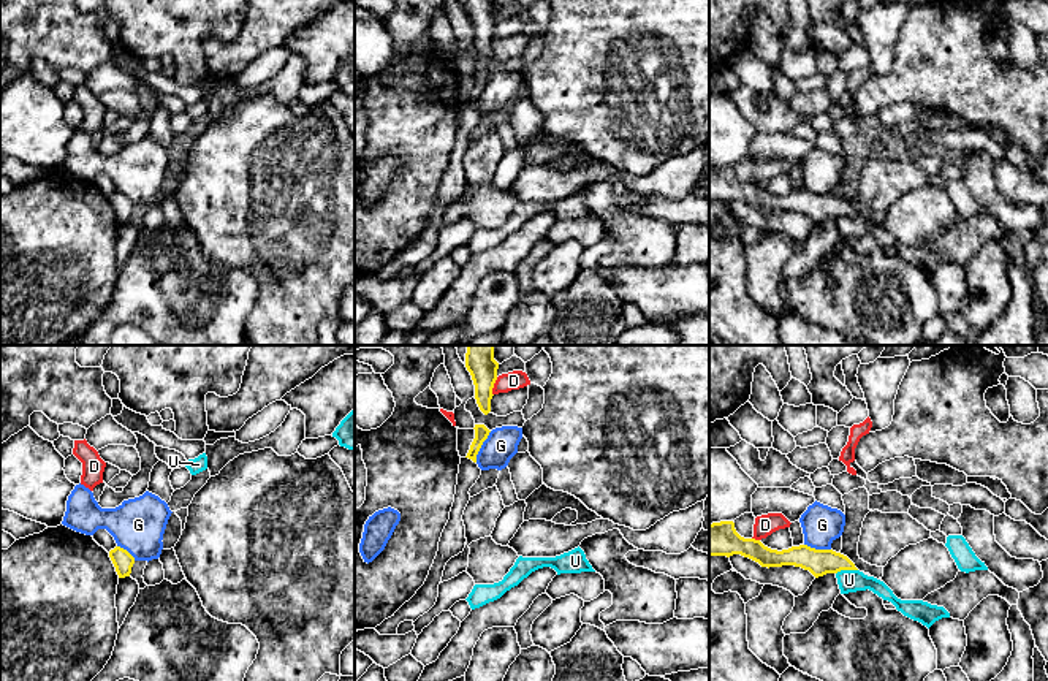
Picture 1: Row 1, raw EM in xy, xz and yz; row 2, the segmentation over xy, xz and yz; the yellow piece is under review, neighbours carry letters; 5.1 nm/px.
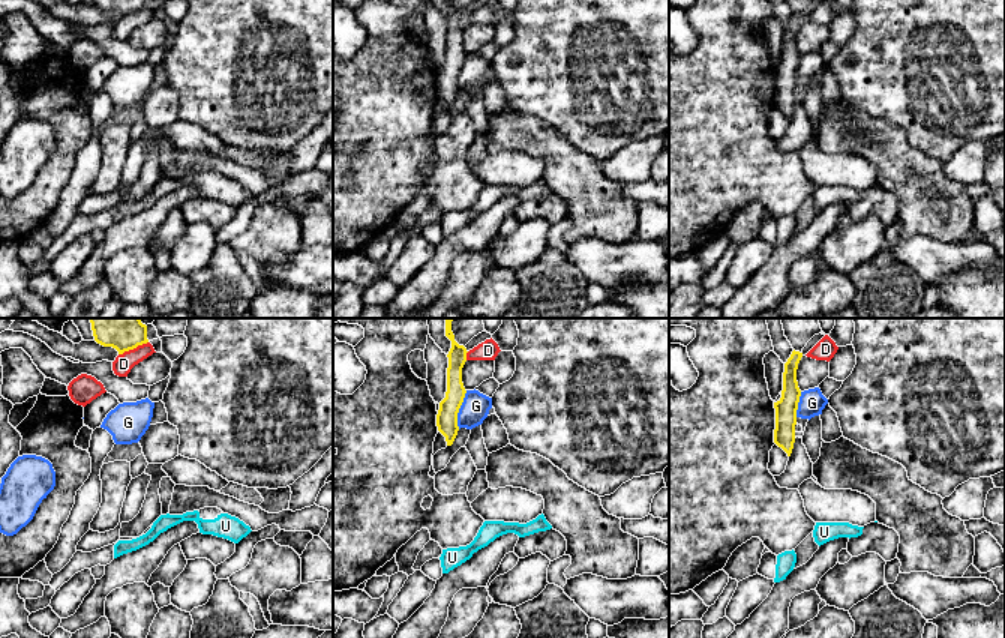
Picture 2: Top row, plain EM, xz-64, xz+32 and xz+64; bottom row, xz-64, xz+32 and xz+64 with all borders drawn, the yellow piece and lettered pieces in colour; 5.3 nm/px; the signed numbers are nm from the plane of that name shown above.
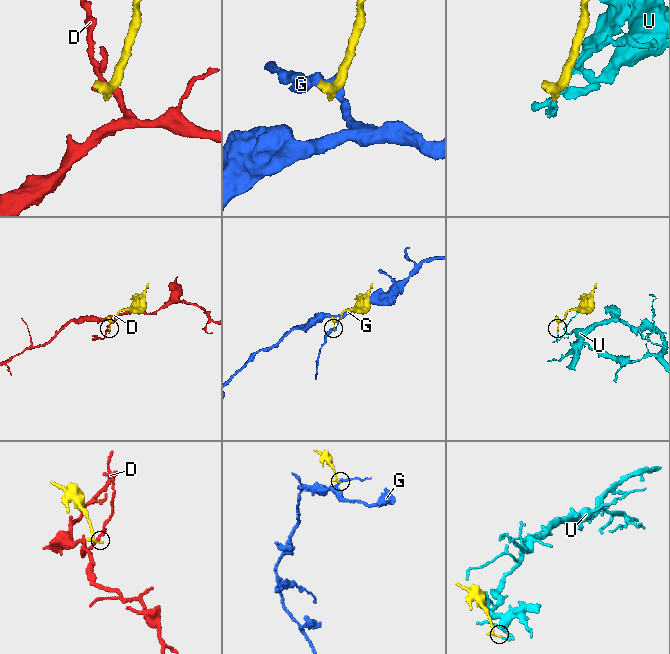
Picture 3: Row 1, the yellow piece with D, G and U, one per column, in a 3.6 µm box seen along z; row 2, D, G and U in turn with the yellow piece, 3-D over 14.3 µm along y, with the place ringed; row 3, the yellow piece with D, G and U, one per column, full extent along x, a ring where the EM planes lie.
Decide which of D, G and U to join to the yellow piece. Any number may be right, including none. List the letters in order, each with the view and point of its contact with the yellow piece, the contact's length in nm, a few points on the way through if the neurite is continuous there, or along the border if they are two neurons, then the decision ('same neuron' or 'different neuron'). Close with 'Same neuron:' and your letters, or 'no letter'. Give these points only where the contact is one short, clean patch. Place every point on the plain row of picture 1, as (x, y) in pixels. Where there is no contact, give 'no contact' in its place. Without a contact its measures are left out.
D: contact xz (493, 32); length 100 nm; border xz (497, 22), (493, 40); different neuron
G: contact xz (480, 92); length 180 nm; border xz (491, 76), (475, 106); different neuron
U: contact yz (846, 214); length 110 nm; border yz (857, 214), (841, 214), (836, 219); different neuron
Same neuron: no letter

